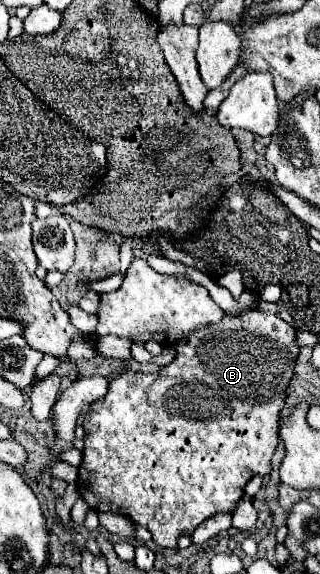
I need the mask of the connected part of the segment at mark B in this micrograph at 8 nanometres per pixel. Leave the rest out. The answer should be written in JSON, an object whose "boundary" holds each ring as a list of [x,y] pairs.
{"boundary":[[[251,309],[243,315],[225,315],[217,325],[205,325],[205,329],[197,329],[197,333],[189,333],[189,337],[181,337],[181,341],[175,341],[175,359],[165,365],[155,375],[143,375],[135,371],[127,371],[111,381],[107,395],[101,401],[95,401],[83,421],[85,427],[85,451],[83,451],[83,463],[79,467],[79,493],[89,503],[91,509],[97,511],[111,511],[131,517],[137,525],[143,525],[151,531],[153,541],[159,547],[177,547],[179,533],[193,533],[197,525],[201,525],[205,519],[213,517],[221,511],[233,511],[237,501],[243,495],[243,487],[253,475],[267,475],[271,473],[271,457],[277,449],[279,437],[277,437],[277,423],[281,419],[281,409],[285,409],[287,401],[287,389],[289,381],[295,375],[295,363],[299,357],[301,347],[297,345],[295,329],[279,319],[273,313],[263,313],[257,309]]]}

